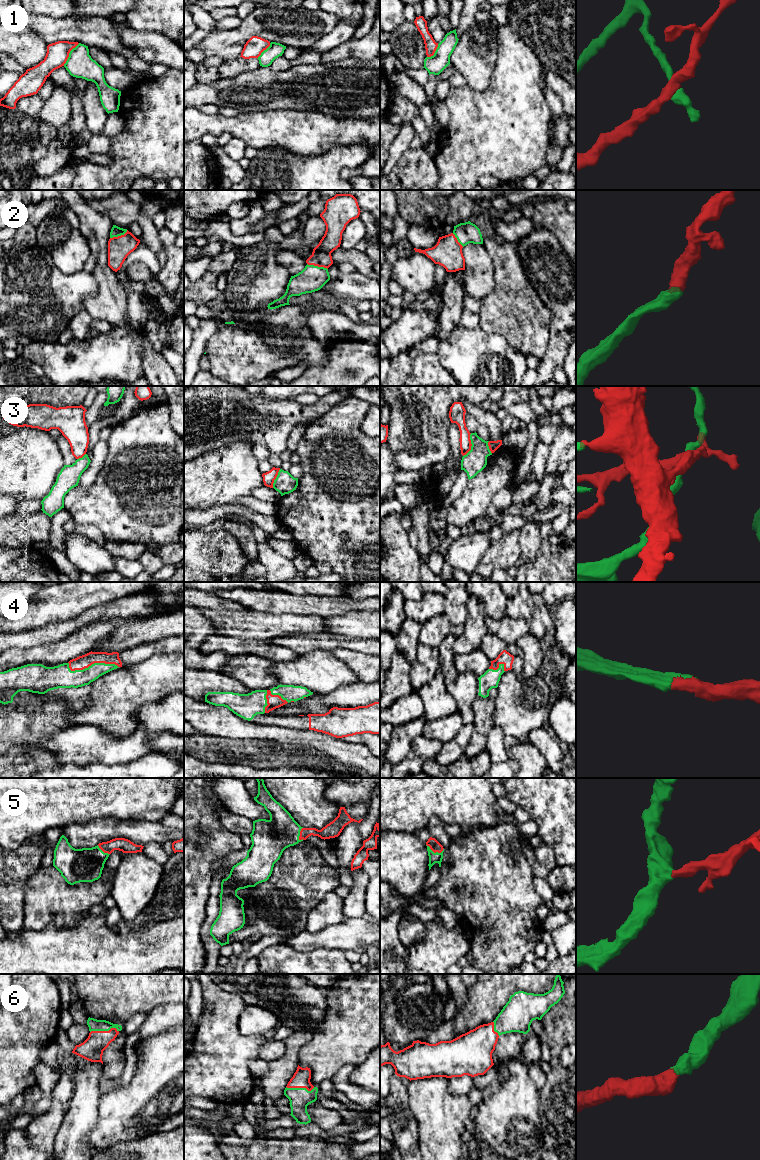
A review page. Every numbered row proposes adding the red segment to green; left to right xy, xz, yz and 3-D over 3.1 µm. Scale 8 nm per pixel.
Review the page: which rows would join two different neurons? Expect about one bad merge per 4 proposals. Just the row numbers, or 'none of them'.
1, 3

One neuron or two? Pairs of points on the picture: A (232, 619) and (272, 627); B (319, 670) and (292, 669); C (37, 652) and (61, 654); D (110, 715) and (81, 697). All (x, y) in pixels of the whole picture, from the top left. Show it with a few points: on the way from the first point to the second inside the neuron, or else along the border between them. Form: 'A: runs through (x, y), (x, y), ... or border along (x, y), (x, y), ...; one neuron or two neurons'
A: runs through (242, 624), (262, 626); one neuron
B: runs through (312, 670), (299, 670); one neuron
C: runs through (43, 654), (55, 654); one neuron
D: border along (89, 684), (90, 705), (70, 715); two neurons

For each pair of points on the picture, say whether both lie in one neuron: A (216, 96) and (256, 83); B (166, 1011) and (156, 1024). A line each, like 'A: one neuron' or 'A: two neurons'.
A: one neuron
B: one neuron

